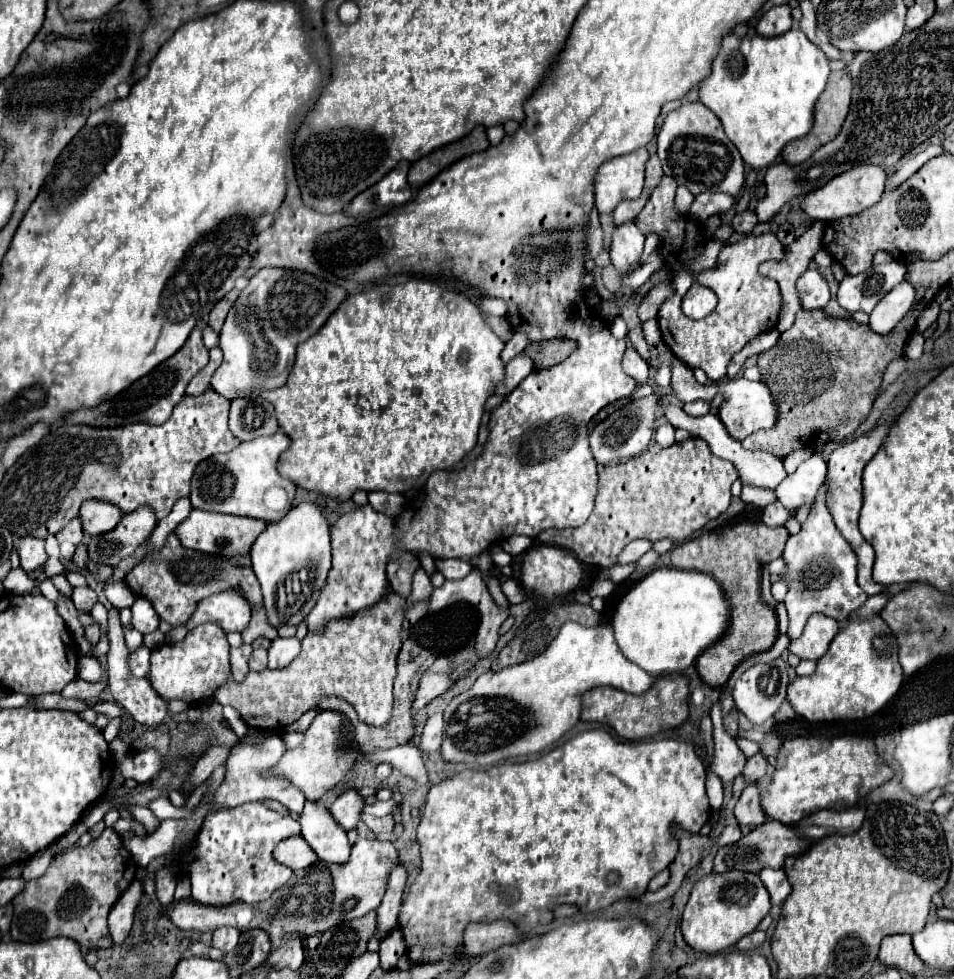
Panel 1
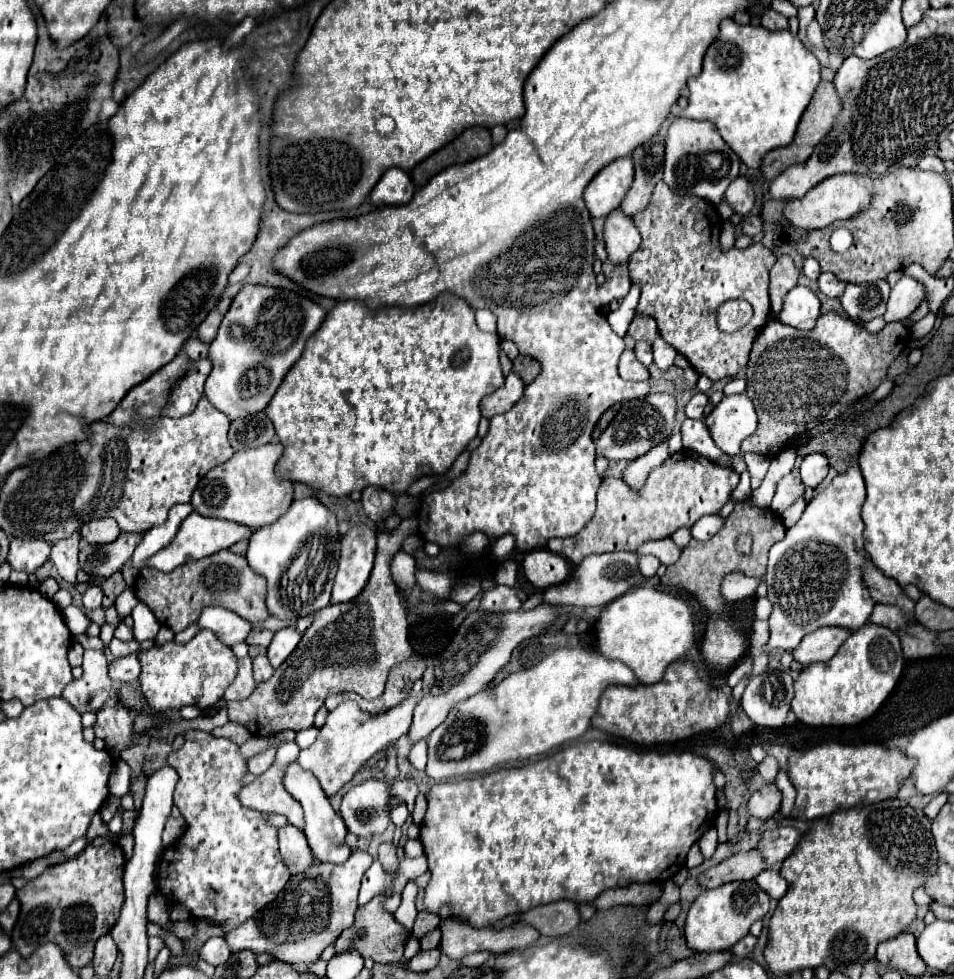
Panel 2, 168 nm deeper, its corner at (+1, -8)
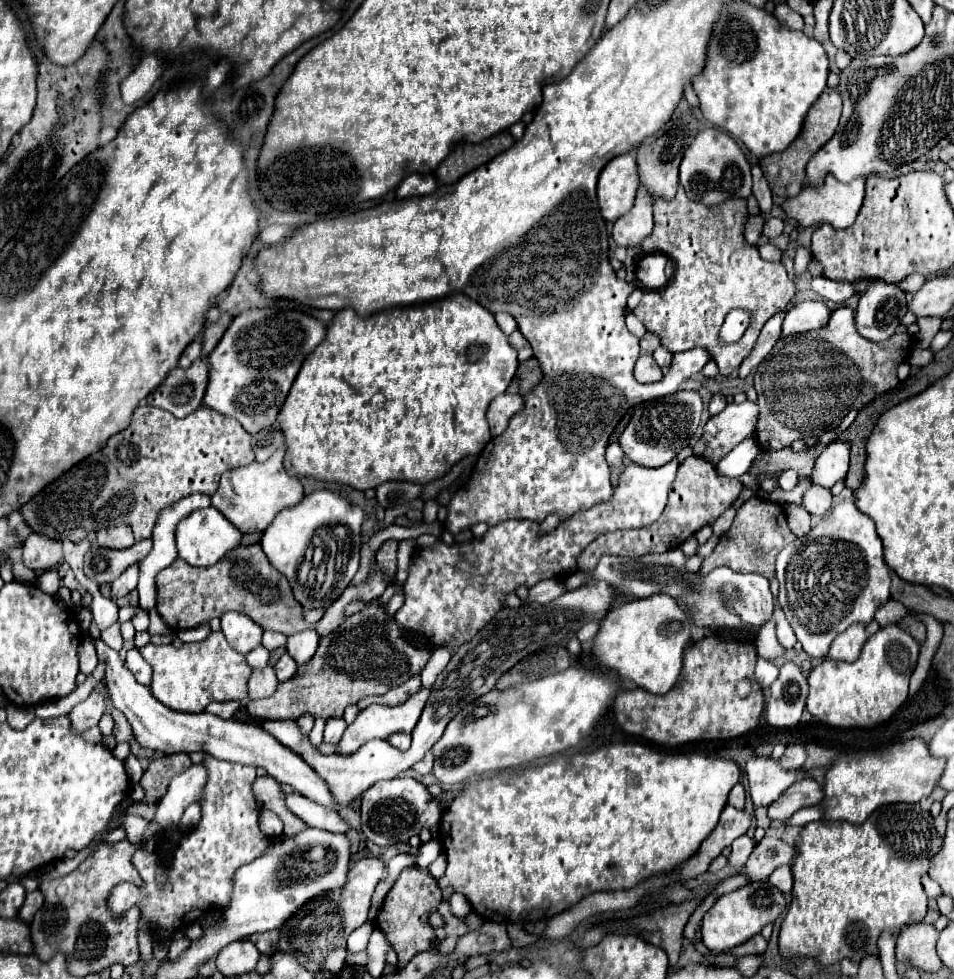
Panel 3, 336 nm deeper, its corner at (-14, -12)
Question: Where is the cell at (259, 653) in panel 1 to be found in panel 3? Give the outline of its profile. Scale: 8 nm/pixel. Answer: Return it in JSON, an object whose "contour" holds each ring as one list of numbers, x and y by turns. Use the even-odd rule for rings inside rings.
{"contour":[[283,653,281,659,275,663,277,679,279,679,279,681,287,681,287,679,291,679,291,677,295,675,295,671,297,671,297,663,295,663,295,659,293,659,289,653]]}

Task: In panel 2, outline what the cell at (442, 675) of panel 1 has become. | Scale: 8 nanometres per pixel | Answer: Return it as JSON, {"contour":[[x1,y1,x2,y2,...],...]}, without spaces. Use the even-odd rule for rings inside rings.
{"contour":[[416,681,412,685,410,697,398,707,392,707,392,711,382,715,366,715,358,709,354,701,340,703,334,711,328,713,328,719,324,727,320,727,316,741,308,749,300,751,296,763,304,771,316,775,328,797,336,795,338,789,344,787,368,759,372,759,380,749,388,747,390,743,396,743,402,735,408,733,408,727,412,725,412,711,416,703,420,703,420,699,422,699,422,681]]}

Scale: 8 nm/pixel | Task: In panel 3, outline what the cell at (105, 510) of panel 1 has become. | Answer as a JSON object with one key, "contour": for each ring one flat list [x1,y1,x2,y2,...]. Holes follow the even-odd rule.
{"contour":[[117,525,97,531,97,543,107,549,127,549,135,543,133,531,127,525]]}

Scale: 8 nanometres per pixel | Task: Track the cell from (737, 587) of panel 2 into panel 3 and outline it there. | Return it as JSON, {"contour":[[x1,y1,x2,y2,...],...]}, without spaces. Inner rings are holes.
{"contour":[[677,547,671,551,665,551,661,555,643,555,639,559,627,559,627,557,615,557,615,555,603,555,591,573,589,581,607,581,611,583,621,595,629,595,631,599,647,599,653,593,665,593,671,595,677,603,685,605,693,623,697,627,711,627,711,629,745,629,745,631,759,631,773,613,773,595,769,591,769,581,757,573,737,573,729,567,717,567,701,577,701,571,687,573,685,571,687,555]]}

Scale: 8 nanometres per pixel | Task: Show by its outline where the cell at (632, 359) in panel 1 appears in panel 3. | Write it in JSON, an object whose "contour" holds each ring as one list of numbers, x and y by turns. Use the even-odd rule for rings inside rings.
{"contour":[[641,355,637,365,635,365,635,379,639,383,655,383,659,379,663,379,661,367,655,363,655,359,651,355]]}

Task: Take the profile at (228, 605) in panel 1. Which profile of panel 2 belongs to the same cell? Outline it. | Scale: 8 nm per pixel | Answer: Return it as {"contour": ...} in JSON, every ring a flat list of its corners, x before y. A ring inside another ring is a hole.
{"contour":[[204,607,204,613,200,613,196,625,200,629,210,629,228,647,246,641,252,629,252,625,246,619,222,607]]}

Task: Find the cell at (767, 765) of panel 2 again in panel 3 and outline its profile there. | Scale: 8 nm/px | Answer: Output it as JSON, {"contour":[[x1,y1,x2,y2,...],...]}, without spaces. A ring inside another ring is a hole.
{"contour":[[791,743,791,745,787,745,787,749,779,761,785,769,801,769,805,759,807,759,805,745,803,743]]}

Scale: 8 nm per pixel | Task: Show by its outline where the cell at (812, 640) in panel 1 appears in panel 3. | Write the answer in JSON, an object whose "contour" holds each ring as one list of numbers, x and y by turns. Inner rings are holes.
{"contour":[[871,621,867,625,857,623,851,625,849,629,845,629,843,633,839,633,829,649,829,659,837,659,837,661,855,661,861,653,861,647,865,645,865,641,879,629,879,623]]}

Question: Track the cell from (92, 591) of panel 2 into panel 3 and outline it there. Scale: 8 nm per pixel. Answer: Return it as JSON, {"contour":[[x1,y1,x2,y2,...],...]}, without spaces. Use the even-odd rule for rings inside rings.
{"contour":[[133,563,127,571,123,571,123,575,119,575,111,583,113,599,119,599,119,597,125,597,127,593,131,593,137,587,137,579,139,579,139,563]]}

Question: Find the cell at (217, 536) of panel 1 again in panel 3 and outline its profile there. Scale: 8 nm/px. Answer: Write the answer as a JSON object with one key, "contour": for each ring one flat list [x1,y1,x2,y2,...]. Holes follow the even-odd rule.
{"contour":[[215,507,193,511,191,515,187,515,187,519,181,519,175,537,177,537,179,557,193,567,215,565,227,551,235,549,241,541,241,533,231,523,227,523,227,519]]}

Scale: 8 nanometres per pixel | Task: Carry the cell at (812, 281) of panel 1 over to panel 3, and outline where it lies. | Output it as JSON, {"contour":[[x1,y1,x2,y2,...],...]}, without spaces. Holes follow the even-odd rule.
{"contour":[[803,301,793,305,783,319,783,329,781,335,797,335,797,333,807,333,811,329,821,329,829,321,829,307,823,301]]}

